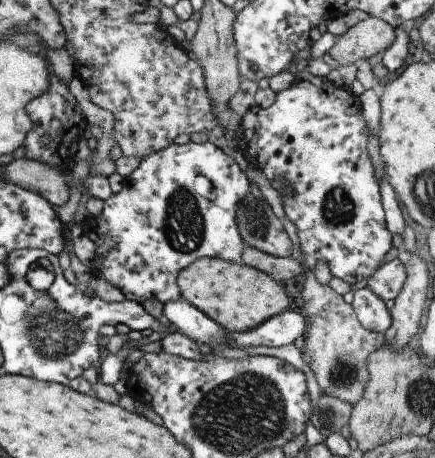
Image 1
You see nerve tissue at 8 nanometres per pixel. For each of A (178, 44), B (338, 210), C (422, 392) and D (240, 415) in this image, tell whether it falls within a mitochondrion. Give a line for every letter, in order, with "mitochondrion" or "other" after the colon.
A: other
B: mitochondrion
C: mitochondrion
D: mitochondrion

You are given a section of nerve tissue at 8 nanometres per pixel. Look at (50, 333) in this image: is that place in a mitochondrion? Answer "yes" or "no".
yes

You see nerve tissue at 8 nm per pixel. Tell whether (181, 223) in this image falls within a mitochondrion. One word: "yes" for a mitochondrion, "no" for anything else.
yes

